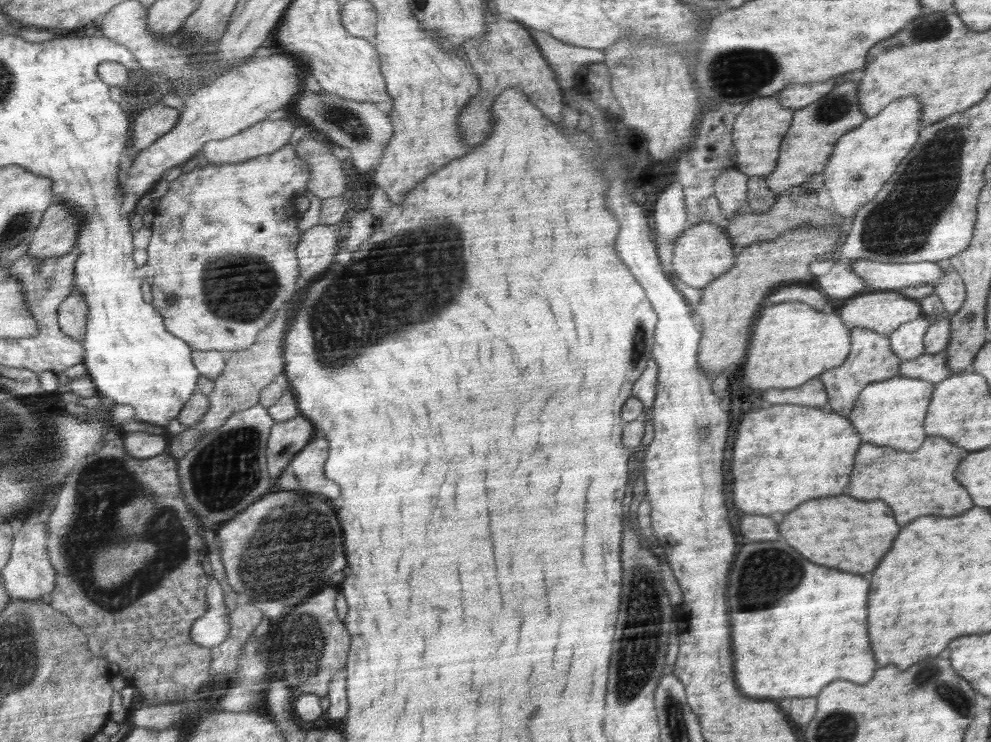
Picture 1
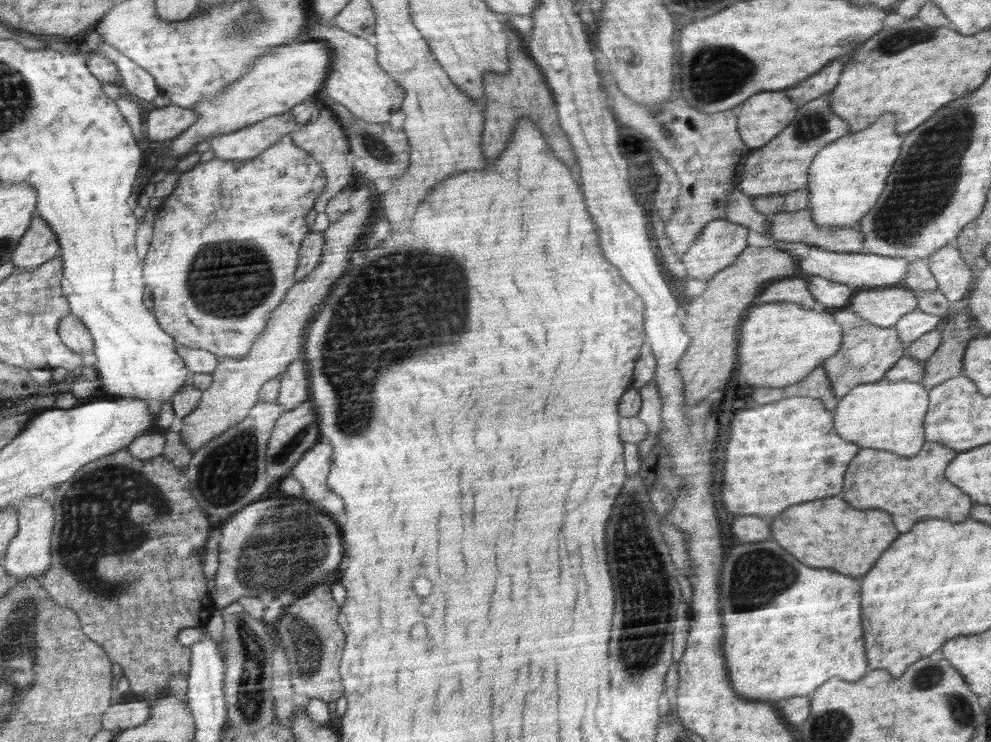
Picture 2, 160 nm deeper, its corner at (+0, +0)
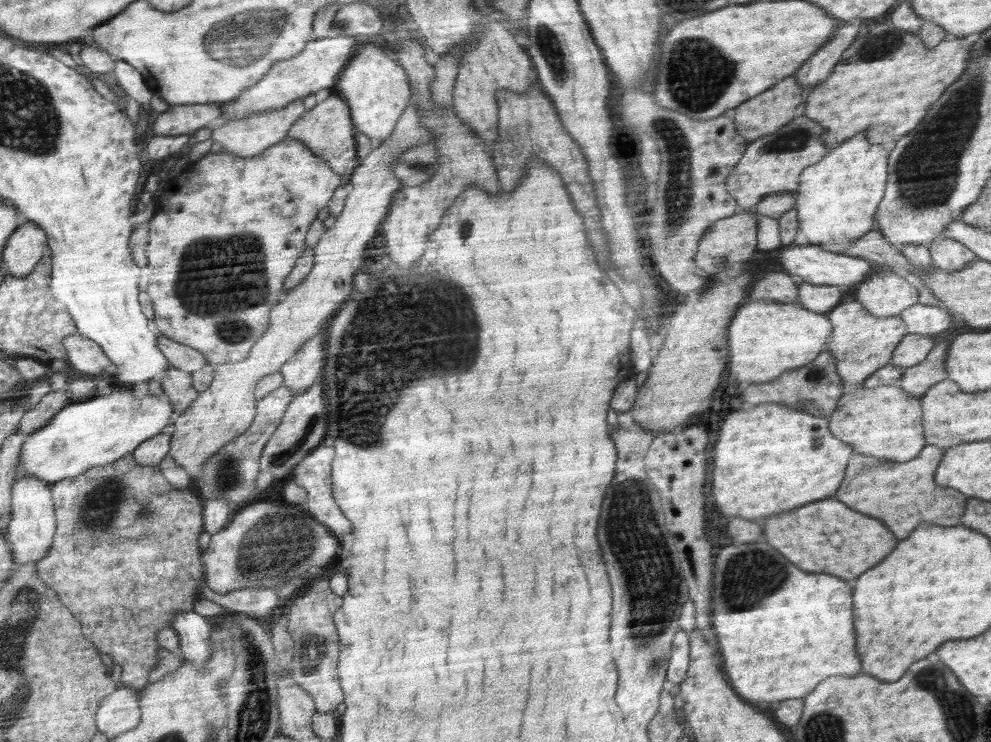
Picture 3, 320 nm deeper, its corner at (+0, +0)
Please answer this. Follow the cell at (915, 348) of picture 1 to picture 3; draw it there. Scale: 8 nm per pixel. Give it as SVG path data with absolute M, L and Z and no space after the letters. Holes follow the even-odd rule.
M917 303L916 306L908 306L899 315L910 334L933 336L951 327L951 314L945 308Z

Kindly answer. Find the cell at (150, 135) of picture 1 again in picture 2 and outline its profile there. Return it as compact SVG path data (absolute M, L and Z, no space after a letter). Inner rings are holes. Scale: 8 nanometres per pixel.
M176 104L152 110L146 118L143 130L149 142L170 142L191 128L199 120L199 114Z

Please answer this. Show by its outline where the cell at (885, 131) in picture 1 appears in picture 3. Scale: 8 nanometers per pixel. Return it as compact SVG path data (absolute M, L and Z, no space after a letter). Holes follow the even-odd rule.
M858 133L848 141L844 141L833 148L820 162L804 169L800 177L800 184L795 195L795 209L797 210L797 231L806 236L810 245L819 245L828 252L844 252L850 244L855 244L861 236L872 231L874 214L878 204L882 203L886 192L888 176L889 152L882 144L872 144L867 141L867 134Z

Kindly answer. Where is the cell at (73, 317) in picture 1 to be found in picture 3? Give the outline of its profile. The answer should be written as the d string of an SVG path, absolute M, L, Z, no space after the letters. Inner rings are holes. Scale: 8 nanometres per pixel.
M82 334L66 338L65 344L69 350L68 361L82 373L99 375L111 365L102 347Z

